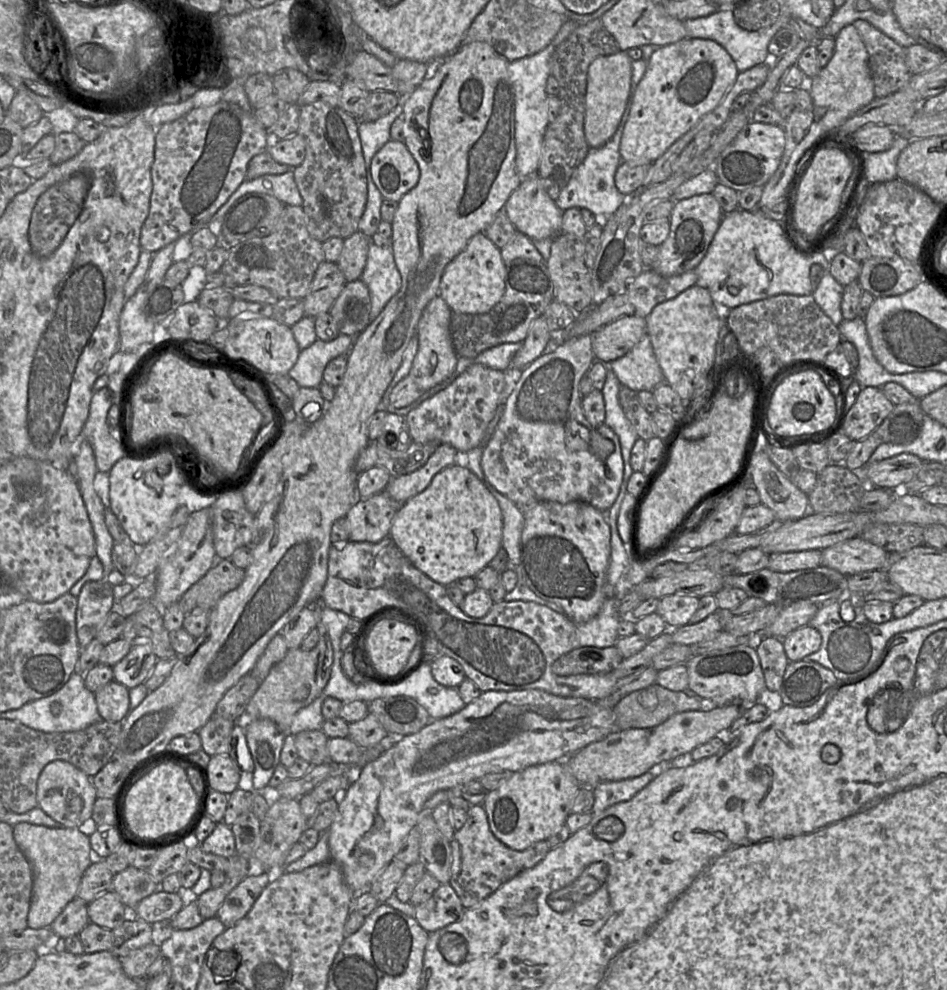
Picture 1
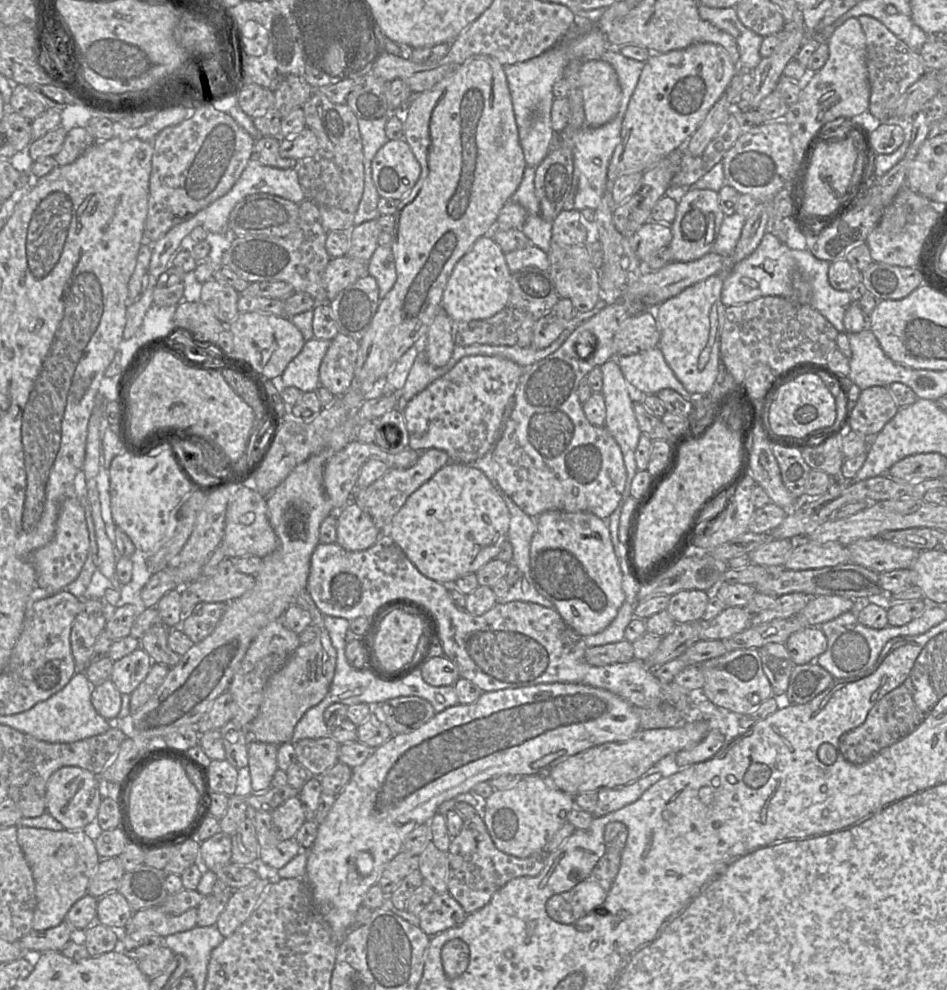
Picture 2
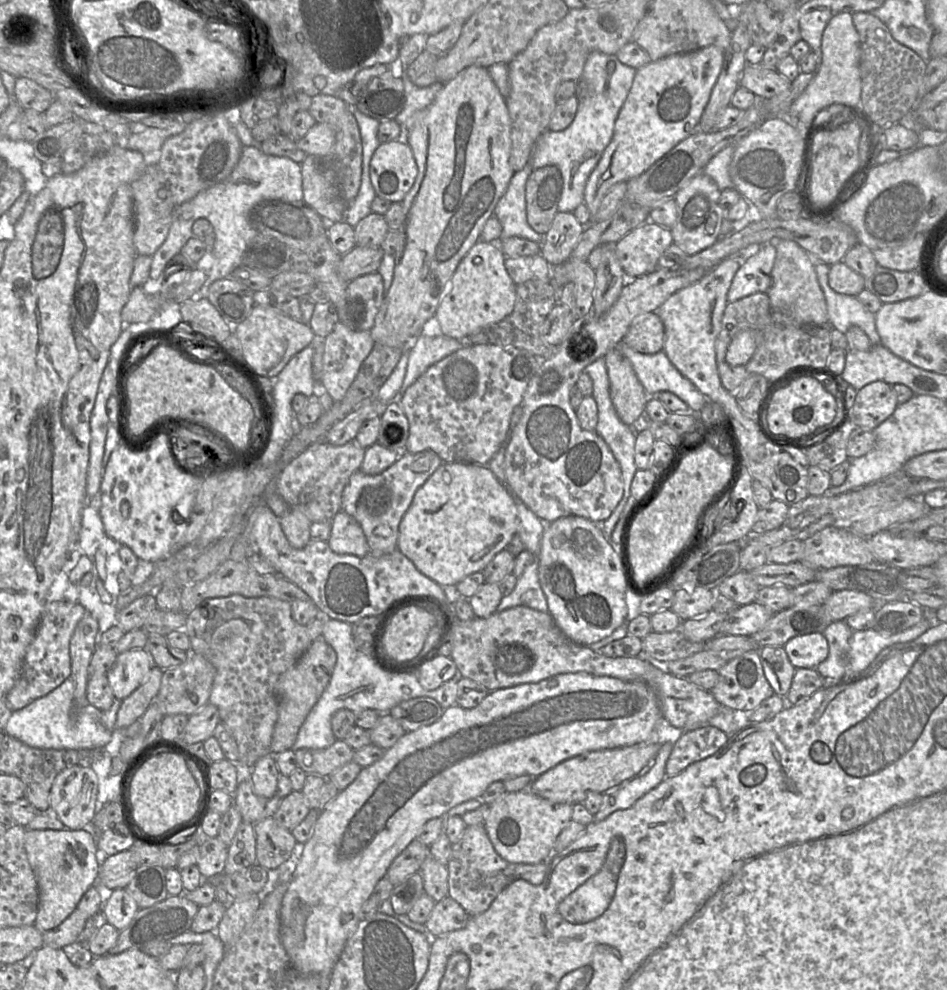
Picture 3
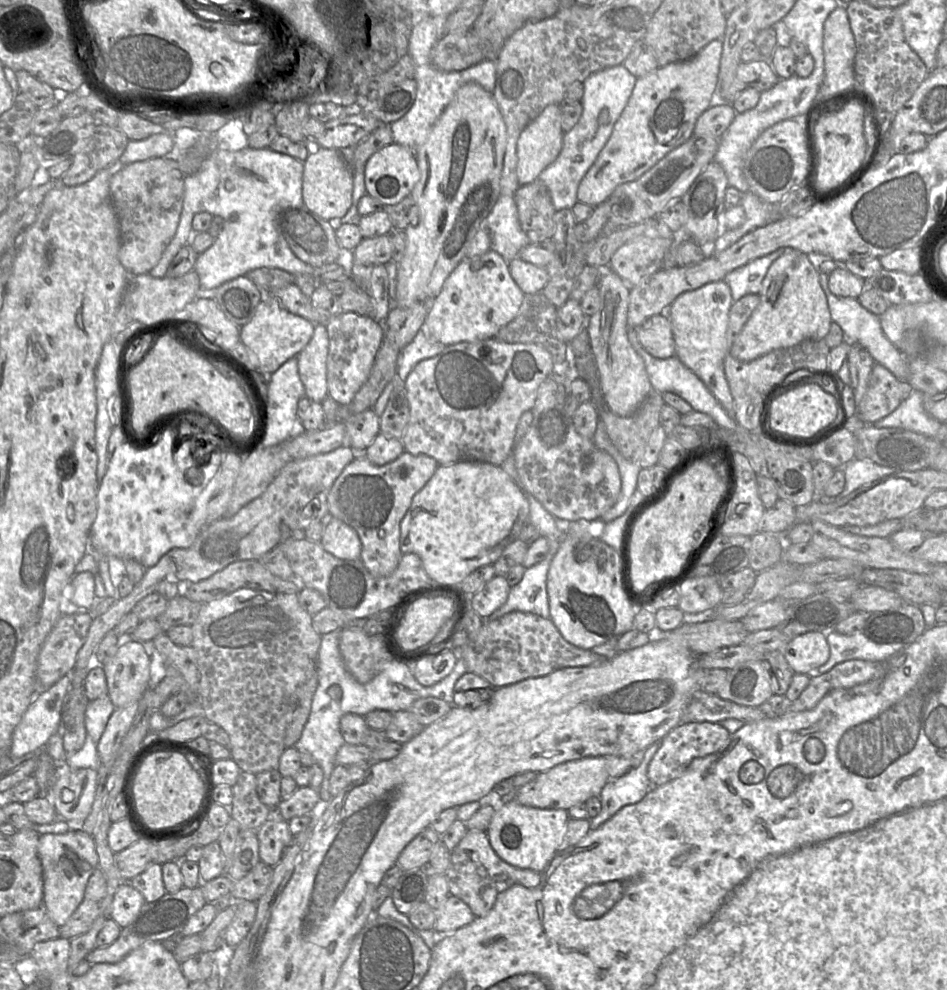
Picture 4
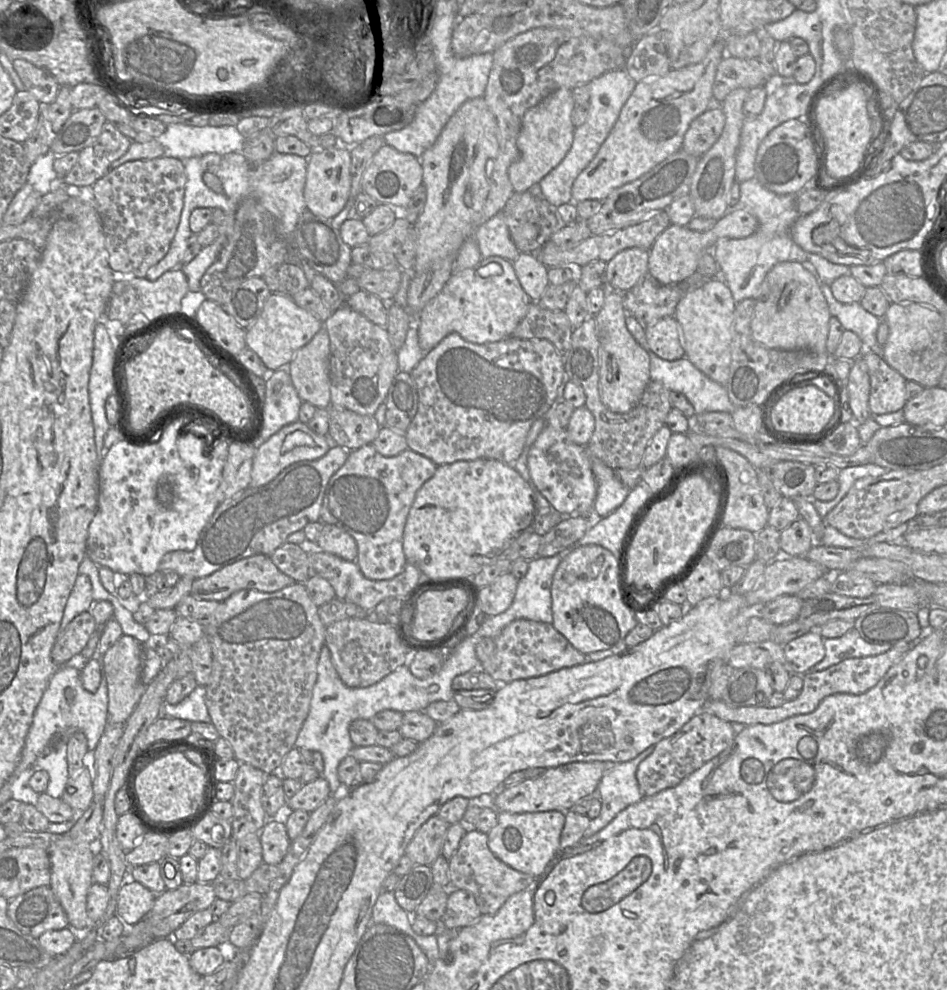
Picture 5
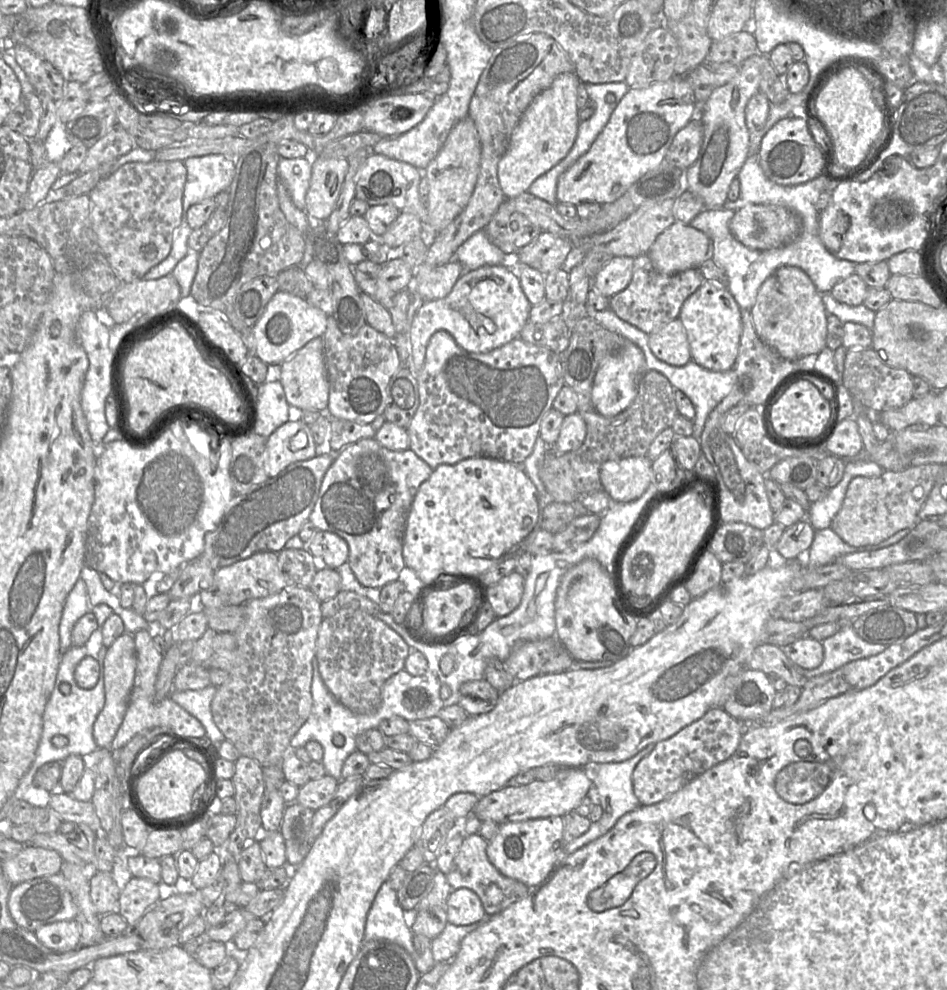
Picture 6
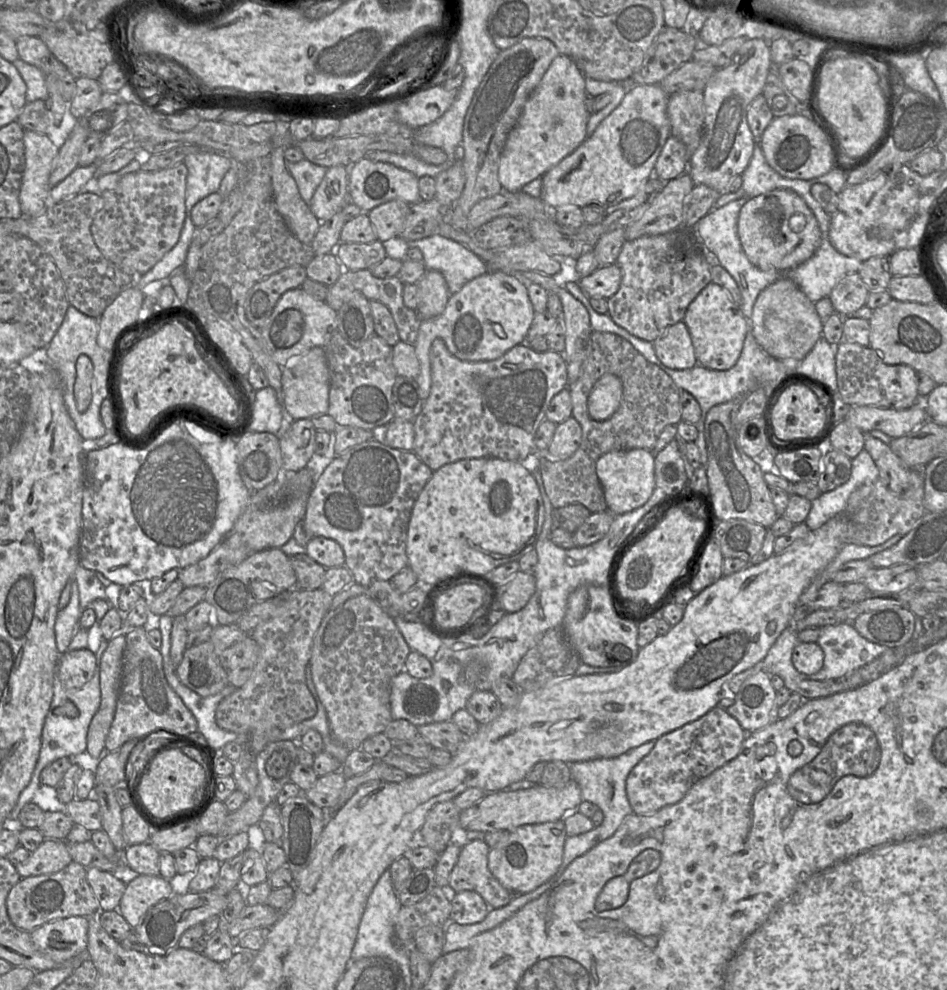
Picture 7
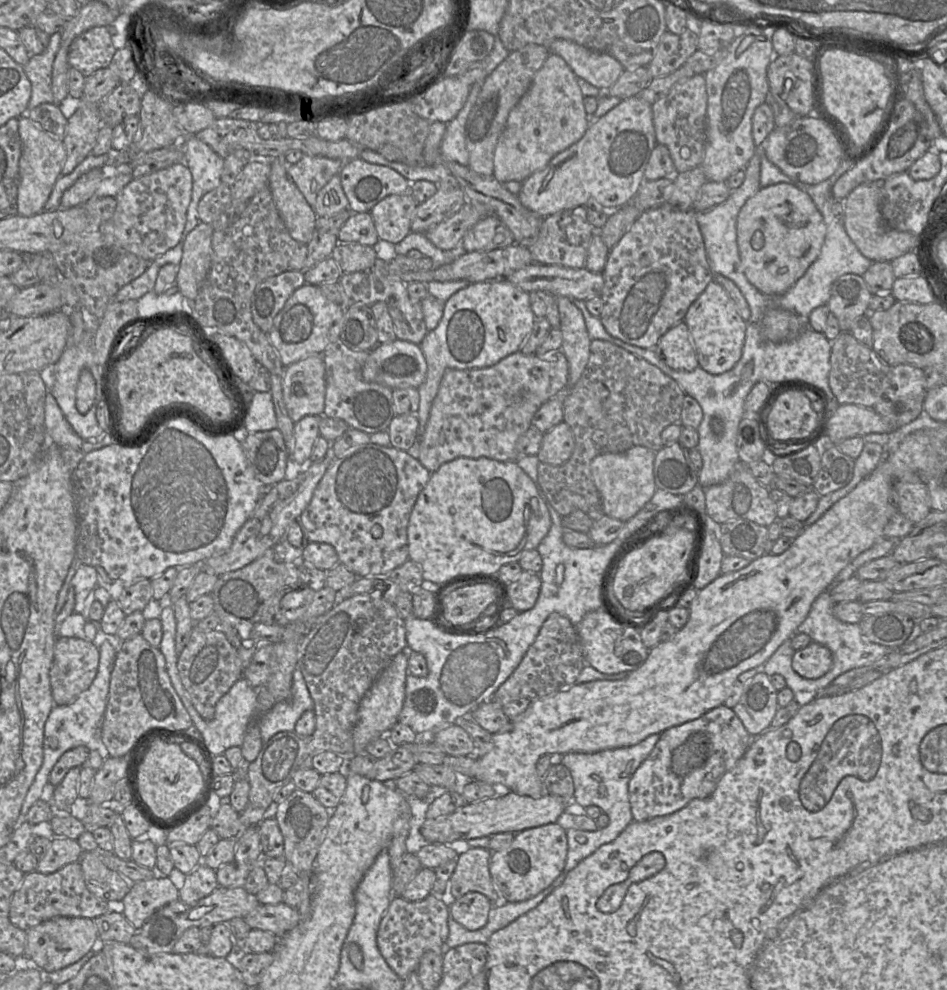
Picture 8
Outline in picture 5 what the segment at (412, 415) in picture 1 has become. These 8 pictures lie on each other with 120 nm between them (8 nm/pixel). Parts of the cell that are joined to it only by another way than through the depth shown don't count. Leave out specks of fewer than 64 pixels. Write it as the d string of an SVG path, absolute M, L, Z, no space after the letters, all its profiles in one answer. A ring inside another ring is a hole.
M453 332L444 337L431 351L425 353L410 374L418 393L417 412L405 433L410 450L425 456L437 466L457 461L494 459L514 467L514 463L523 451L530 427L536 420L544 418L545 413L559 398L559 387L564 378L564 359L558 354L553 344L545 339L517 339L510 336L497 342L474 344Z

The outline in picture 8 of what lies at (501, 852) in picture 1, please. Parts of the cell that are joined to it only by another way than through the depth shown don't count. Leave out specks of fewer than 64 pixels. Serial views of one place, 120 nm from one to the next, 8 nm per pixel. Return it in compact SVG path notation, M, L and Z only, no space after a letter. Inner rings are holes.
M458 847L456 867L450 879L453 898L458 899L469 892L480 892L493 903L500 902L489 869L491 854L489 849L460 850Z

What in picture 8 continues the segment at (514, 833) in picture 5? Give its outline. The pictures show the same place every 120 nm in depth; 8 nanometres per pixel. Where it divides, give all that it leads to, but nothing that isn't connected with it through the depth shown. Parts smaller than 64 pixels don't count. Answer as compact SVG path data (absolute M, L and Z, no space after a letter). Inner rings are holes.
M557 822L516 833L507 848L491 854L489 869L500 902L525 901L549 887L562 872L567 851L566 830Z

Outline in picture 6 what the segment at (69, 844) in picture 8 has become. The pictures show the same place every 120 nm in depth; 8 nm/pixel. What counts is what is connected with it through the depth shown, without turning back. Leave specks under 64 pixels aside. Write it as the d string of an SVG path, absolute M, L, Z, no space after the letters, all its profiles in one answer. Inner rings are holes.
M25 845L15 856L2 860L4 875L12 885L60 872L64 860L52 849Z

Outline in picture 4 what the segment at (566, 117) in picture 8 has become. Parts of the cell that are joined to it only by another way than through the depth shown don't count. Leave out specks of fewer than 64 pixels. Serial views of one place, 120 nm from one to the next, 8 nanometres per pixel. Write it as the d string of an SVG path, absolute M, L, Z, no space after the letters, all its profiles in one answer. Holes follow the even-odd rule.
M560 104L547 106L520 134L517 141L517 178L520 185L536 181L541 172L558 157L564 135L561 127L561 109L562 105Z

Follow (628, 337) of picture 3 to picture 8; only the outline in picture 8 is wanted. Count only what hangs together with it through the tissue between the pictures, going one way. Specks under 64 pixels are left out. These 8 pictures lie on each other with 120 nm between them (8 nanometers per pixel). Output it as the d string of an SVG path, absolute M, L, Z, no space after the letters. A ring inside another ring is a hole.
M684 321L669 329L653 350L673 370L693 371L699 366L689 329Z

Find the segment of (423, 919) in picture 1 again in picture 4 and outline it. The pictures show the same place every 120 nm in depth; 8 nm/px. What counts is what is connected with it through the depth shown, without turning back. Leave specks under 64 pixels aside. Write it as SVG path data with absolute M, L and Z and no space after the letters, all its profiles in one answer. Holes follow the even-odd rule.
M449 895L442 906L436 910L434 930L438 933L452 933L475 919L470 907L460 898Z

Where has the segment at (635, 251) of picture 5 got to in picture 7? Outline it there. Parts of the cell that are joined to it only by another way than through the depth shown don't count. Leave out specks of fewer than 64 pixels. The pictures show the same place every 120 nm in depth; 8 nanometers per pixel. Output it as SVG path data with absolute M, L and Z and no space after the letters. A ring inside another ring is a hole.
M616 263L604 265L590 275L578 279L578 285L588 297L608 299L620 287L621 270Z

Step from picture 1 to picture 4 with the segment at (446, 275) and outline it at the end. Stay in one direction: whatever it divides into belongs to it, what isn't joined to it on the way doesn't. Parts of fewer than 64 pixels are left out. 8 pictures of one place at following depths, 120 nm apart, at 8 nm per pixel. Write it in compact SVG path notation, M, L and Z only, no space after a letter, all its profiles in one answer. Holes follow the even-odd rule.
M489 249L481 256L465 257L449 274L441 291L429 304L424 326L433 341L446 346L459 342L494 338L500 328L516 317L523 299L524 294L512 278L508 262L499 253Z

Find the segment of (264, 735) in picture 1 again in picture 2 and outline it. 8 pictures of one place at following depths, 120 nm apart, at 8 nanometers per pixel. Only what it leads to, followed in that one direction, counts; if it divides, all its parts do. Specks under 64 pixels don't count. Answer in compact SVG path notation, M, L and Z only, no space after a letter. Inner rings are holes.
M250 740L248 744L248 768L254 793L261 793L271 787L271 781L278 768L278 745Z

